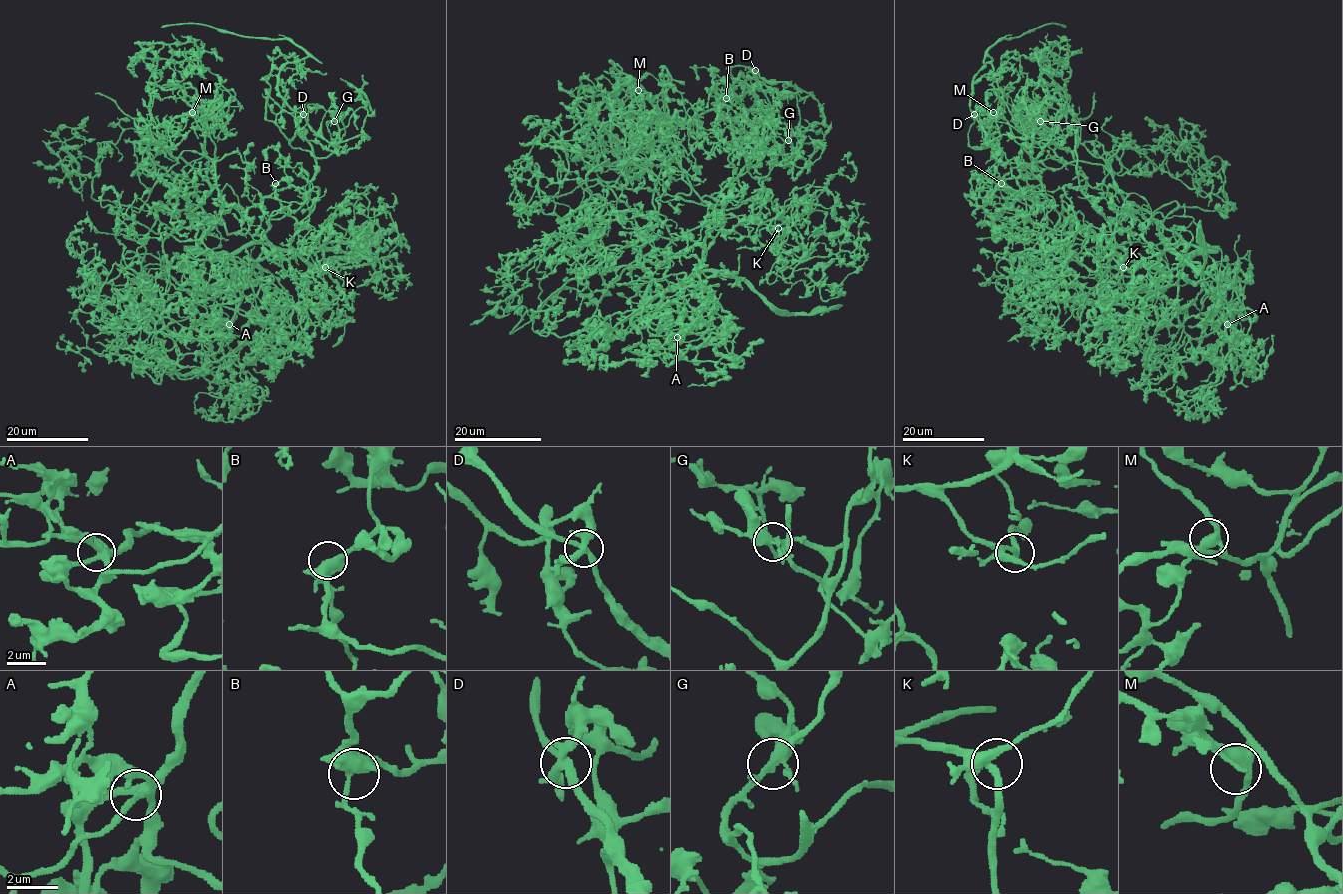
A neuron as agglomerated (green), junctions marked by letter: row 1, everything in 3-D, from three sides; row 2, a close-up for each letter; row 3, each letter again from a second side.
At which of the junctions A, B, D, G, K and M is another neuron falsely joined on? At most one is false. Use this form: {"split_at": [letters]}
{"split_at": ["D"]}

